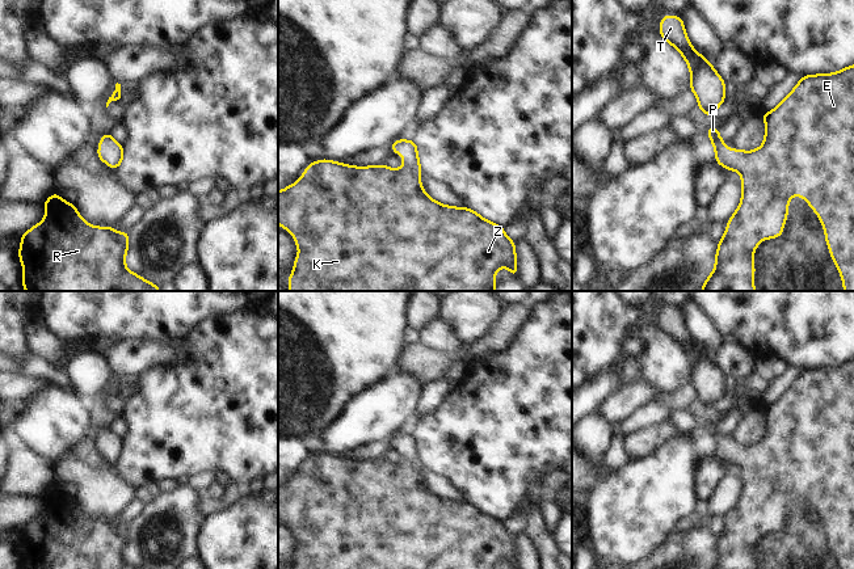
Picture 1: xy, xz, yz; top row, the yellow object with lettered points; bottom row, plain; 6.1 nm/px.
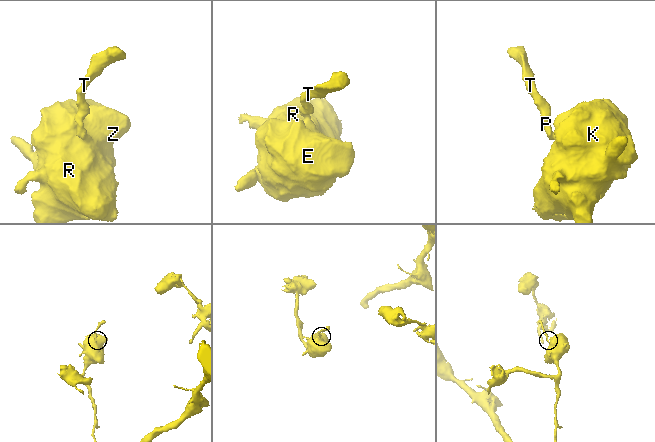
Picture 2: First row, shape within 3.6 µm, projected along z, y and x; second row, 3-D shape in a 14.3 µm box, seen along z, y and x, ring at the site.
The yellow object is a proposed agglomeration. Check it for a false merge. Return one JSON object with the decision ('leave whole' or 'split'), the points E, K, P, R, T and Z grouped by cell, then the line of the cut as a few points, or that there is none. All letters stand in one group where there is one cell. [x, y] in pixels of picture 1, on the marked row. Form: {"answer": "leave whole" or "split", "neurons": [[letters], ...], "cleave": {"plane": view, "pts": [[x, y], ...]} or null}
{"answer": "leave whole", "neurons": [["E", "K", "P", "R", "T", "Z"]], "cleave": null}

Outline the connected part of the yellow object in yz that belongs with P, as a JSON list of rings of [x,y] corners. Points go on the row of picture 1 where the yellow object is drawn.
[[[854,66],[834,73],[807,75],[800,79],[791,93],[777,108],[762,113],[765,140],[750,152],[731,149],[719,135],[719,127],[706,131],[715,148],[715,160],[727,170],[741,174],[741,202],[728,219],[727,229],[718,244],[715,267],[701,291],[757,291],[753,286],[754,250],[761,240],[782,236],[788,215],[788,201],[794,195],[805,199],[821,220],[825,240],[842,283],[844,291],[854,291]]]

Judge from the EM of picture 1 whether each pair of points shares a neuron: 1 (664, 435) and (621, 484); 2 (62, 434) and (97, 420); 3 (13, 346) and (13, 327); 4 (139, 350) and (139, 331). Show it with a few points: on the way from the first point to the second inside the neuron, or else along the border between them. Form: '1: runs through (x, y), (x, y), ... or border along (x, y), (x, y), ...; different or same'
1: border along (672, 438), (655, 447), (647, 455), (631, 459); different
2: border along (89, 412), (91, 431), (74, 449); different
3: runs through (13, 341), (13, 332); same
4: border along (171, 340), (118, 341), (116, 344); different

